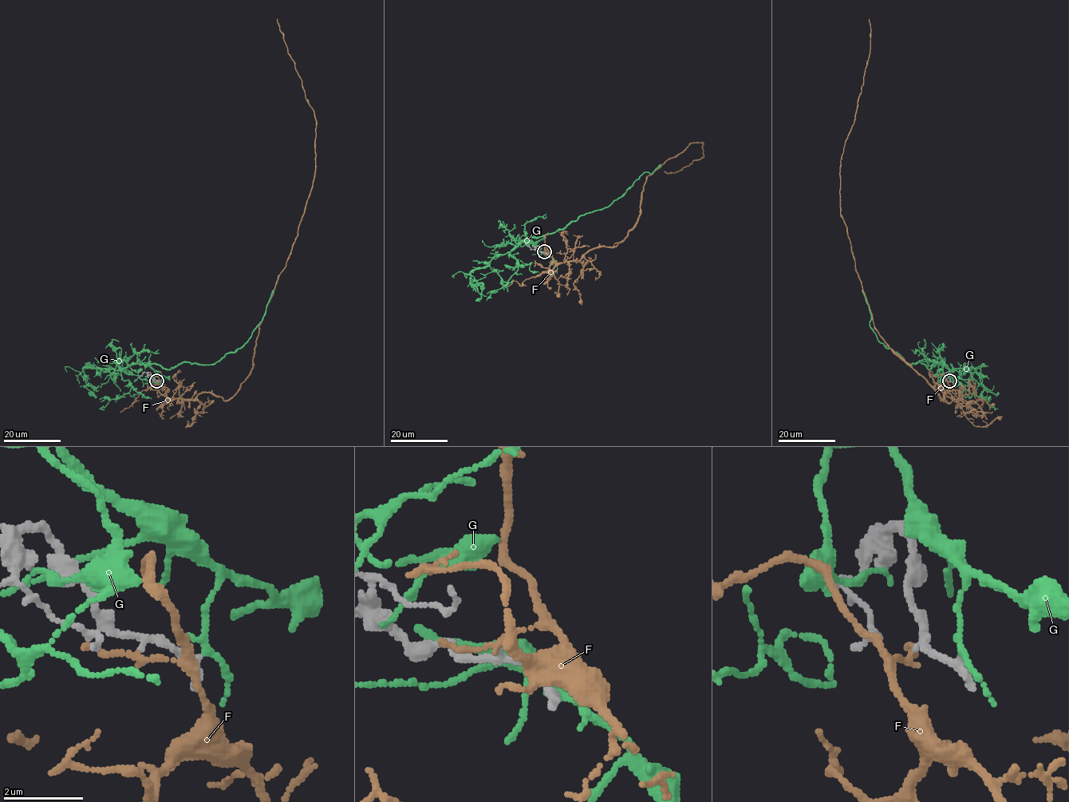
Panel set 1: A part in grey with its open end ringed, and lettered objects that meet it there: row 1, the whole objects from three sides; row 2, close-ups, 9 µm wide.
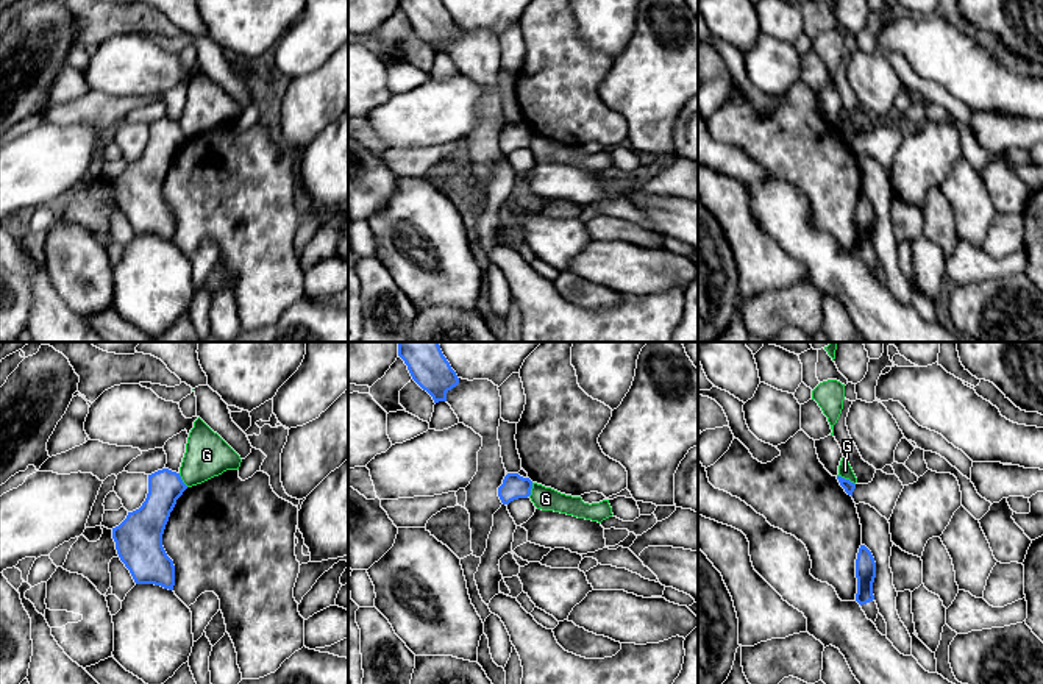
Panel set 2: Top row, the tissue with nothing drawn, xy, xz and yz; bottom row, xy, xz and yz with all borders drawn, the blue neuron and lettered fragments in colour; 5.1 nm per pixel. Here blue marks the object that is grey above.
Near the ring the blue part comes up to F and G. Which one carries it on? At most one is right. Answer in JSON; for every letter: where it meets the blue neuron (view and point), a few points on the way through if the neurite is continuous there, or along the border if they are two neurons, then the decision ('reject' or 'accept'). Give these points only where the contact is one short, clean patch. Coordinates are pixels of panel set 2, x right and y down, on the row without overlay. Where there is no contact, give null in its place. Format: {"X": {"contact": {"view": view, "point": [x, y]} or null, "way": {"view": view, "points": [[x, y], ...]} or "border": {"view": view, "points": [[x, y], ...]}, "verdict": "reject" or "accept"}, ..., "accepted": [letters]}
{"F": {"contact": null, "verdict": "accept"}, "G": {"contact": {"view": "yz", "point": [847, 130]}, "verdict": "reject"}, "accepted": ["F"]}

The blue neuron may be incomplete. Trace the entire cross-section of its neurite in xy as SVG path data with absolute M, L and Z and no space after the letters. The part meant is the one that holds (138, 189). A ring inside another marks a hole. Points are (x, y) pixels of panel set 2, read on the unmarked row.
M169 119L148 125L148 144L142 156L112 178L117 205L136 234L173 240L175 216L162 197L162 184L186 139L180 123Z

